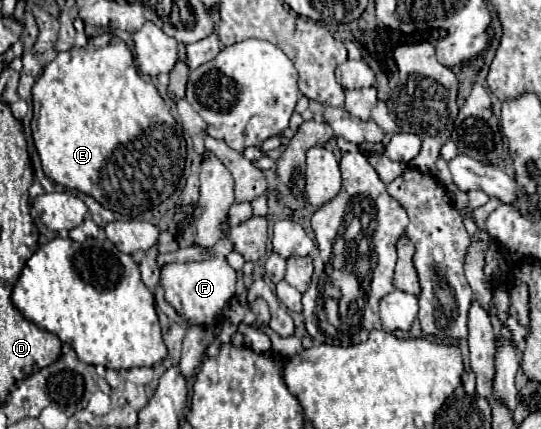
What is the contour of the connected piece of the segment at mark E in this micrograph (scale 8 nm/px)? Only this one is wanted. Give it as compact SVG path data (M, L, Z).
M103 32L103 34L97 34L89 40L89 44L85 48L71 48L71 50L65 50L65 52L59 52L57 58L53 62L49 62L43 70L43 74L39 76L39 80L33 84L33 120L31 120L31 130L33 130L33 140L35 140L35 147L39 156L41 156L41 164L43 164L43 172L57 184L65 186L65 188L71 188L71 190L79 190L79 192L85 192L89 196L93 196L103 208L109 208L113 212L119 212L127 218L135 218L139 216L141 212L145 210L151 210L153 206L161 204L163 200L167 200L173 190L177 188L179 184L179 178L183 174L183 166L185 166L185 140L181 138L179 134L179 128L177 128L177 122L175 118L171 116L171 110L169 106L163 102L163 98L159 96L157 88L143 80L135 68L135 62L133 62L133 54L129 50L129 46L109 34L109 32Z

